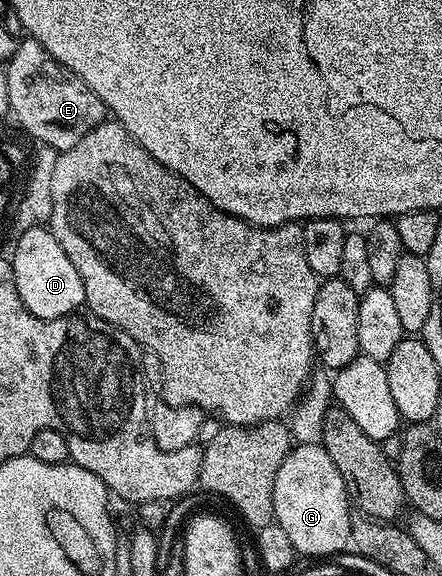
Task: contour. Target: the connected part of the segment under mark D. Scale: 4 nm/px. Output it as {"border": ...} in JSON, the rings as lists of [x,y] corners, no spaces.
{"border":[[[36,226],[25,231],[18,247],[19,281],[21,301],[31,313],[44,320],[60,320],[62,316],[72,316],[85,303],[83,282],[79,278],[79,270],[71,266],[71,258],[63,254],[63,246],[55,238],[48,227]]]}

